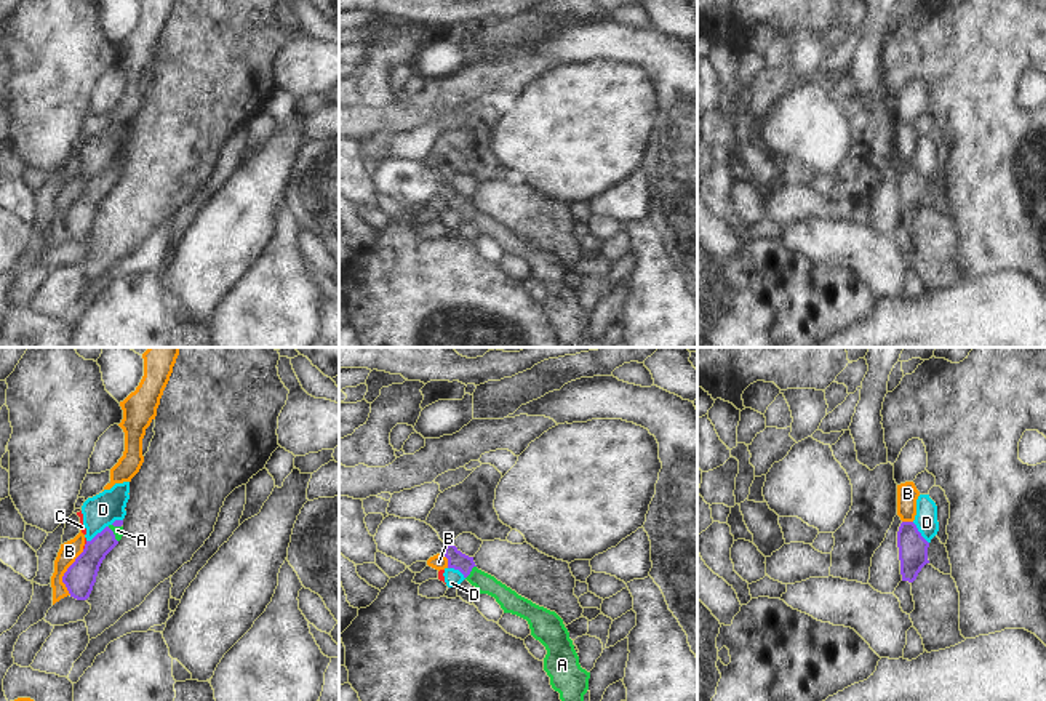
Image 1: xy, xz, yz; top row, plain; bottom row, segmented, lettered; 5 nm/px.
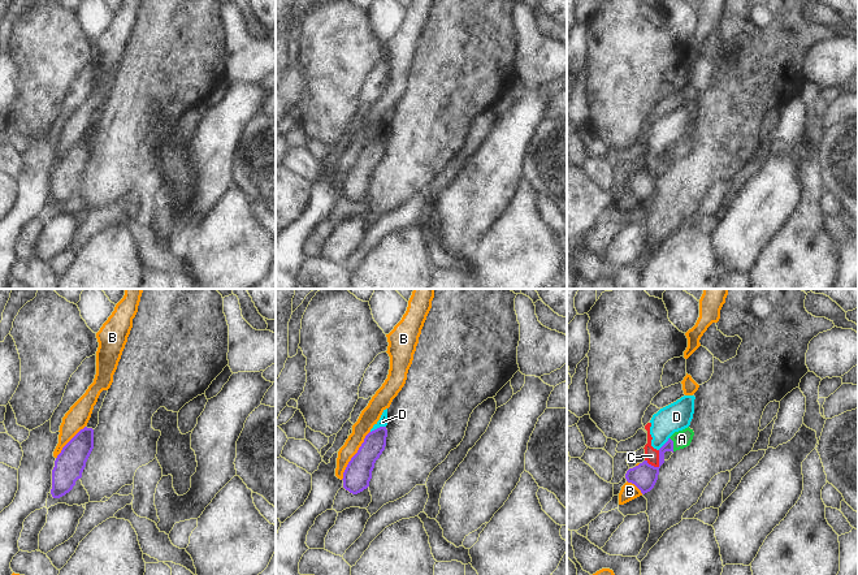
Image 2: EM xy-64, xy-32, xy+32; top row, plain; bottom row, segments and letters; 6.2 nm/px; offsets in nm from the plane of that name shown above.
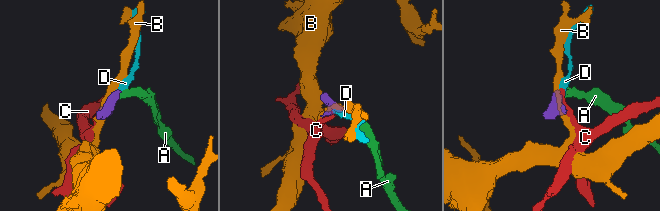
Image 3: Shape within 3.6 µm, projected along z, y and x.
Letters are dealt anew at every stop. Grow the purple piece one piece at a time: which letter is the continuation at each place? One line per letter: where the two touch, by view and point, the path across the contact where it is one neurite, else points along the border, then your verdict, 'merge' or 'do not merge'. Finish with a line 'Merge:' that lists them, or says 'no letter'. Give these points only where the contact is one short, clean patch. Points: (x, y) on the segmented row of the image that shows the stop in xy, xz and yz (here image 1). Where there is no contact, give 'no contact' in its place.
A: meets purple in xz at (471, 570); runs through xz (458, 560), (471, 570), (509, 600); merge
B: meets purple in xy at (66, 572); do not merge
C: meets purple in xy at (85, 546); border along xy (87, 541), (83, 549); do not merge
D: meets purple in xy at (98, 533); border along xy (107, 525), (87, 541); do not merge
Merge: A

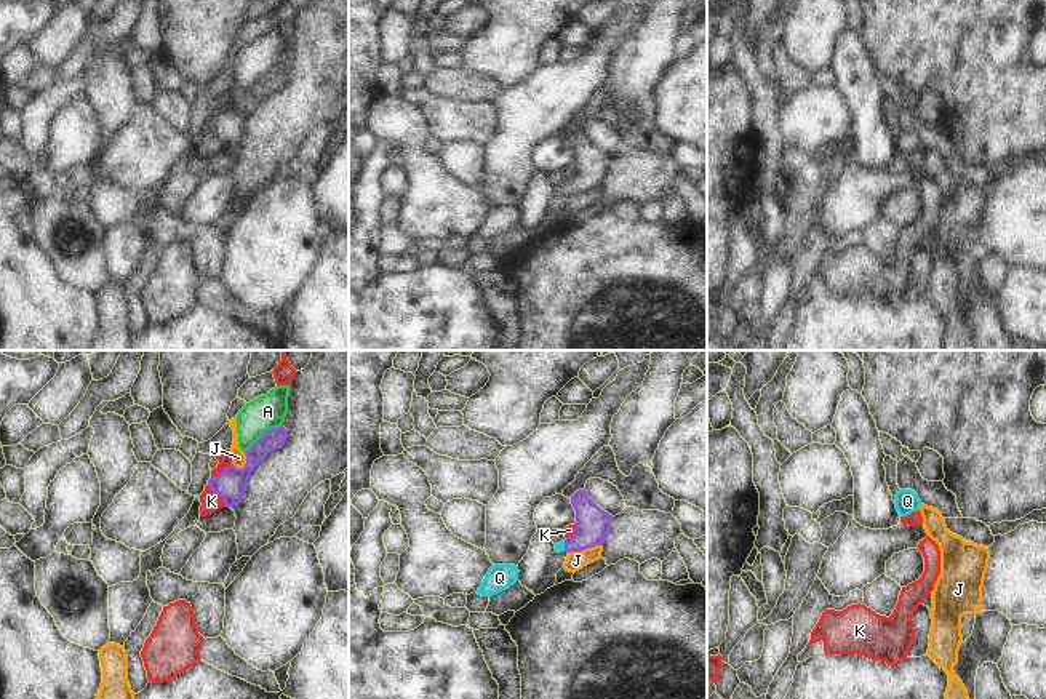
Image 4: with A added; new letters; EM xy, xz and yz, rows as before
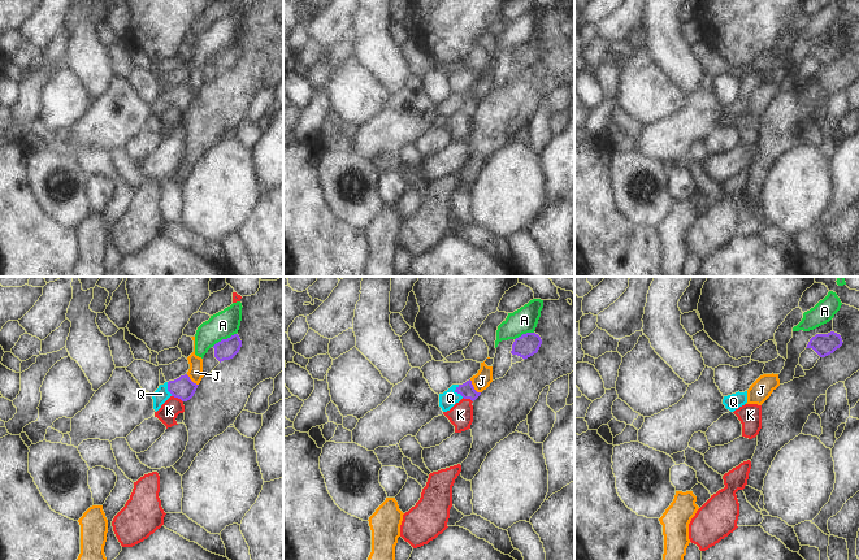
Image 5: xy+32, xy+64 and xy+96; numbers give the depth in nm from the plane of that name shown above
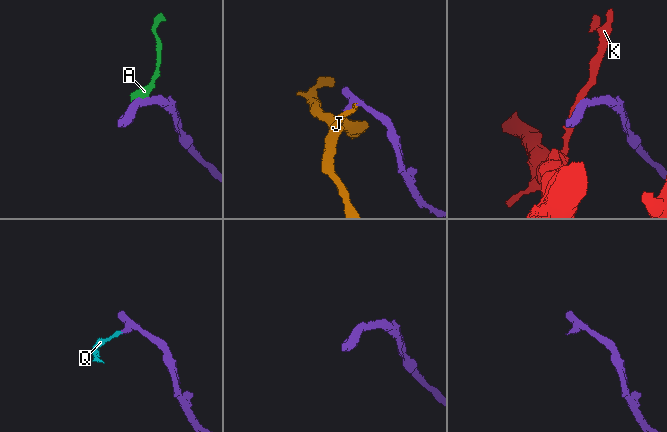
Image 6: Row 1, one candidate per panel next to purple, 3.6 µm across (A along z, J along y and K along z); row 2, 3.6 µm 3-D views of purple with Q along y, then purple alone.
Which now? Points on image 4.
A: meets purple in xy at (263, 434); border along xy (282, 424), (267, 429), (245, 453); do not merge
J: meets purple in xz at (586, 547); border along xz (602, 544), (570, 552); do not merge
K: meets purple in xy at (218, 493); do not merge
Q: meets purple in xz at (565, 546); runs through xz (592, 523), (565, 546), (560, 547); merge
Merge: Q

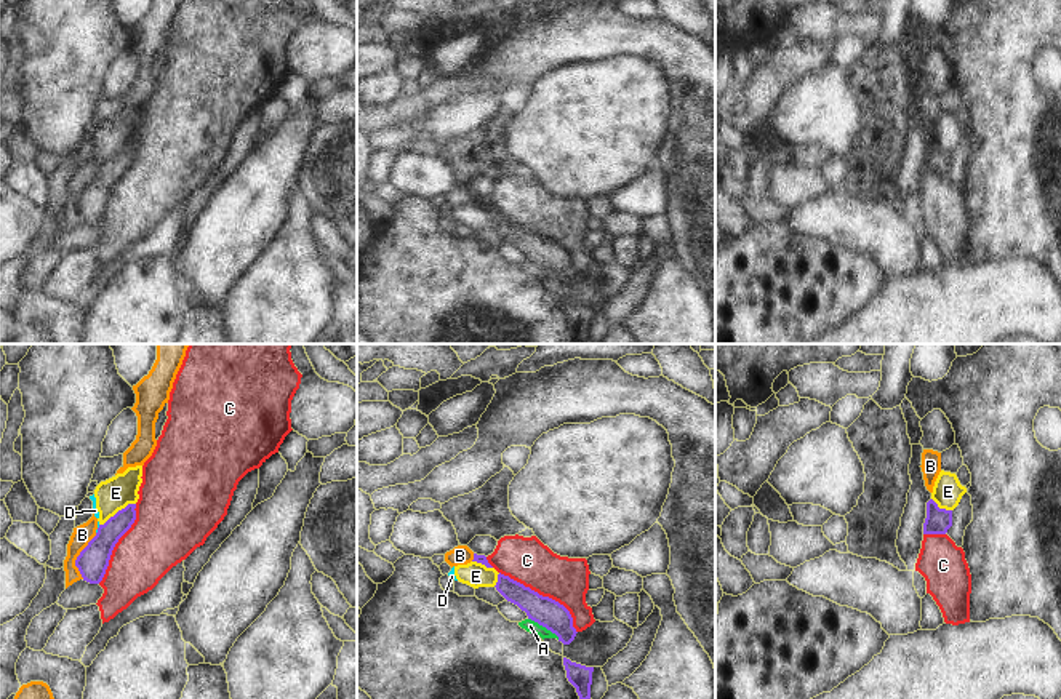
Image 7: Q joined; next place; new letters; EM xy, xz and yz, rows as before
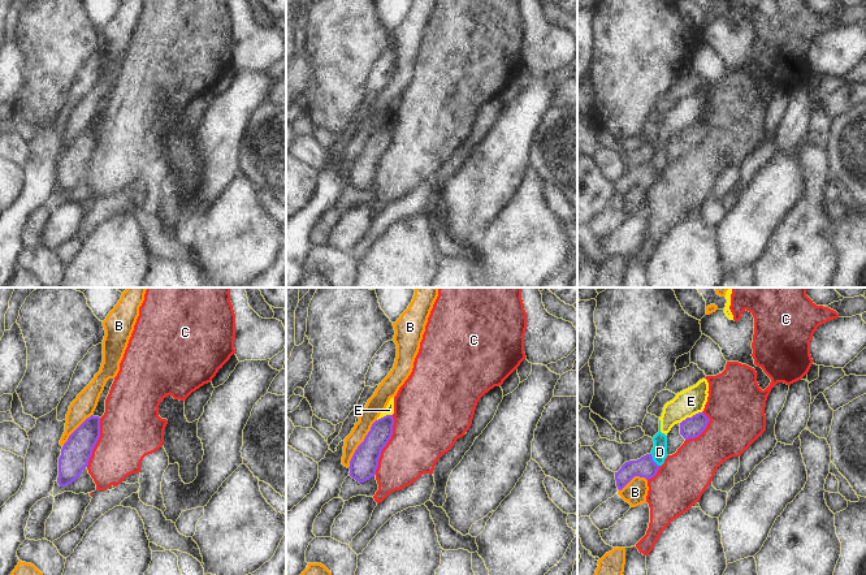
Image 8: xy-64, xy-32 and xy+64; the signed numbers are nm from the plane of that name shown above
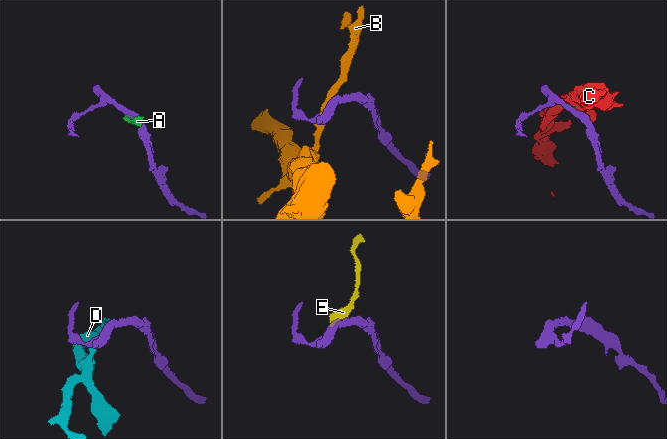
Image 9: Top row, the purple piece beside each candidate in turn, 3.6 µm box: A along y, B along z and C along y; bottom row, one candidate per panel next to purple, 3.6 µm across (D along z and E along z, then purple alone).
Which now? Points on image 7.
A: meets purple in xz at (544, 626); border along xz (528, 618), (549, 629), (559, 639); do not merge
B: meets purple in xy at (79, 555); do not merge
C: meets purple in xz at (544, 597); do not merge
D: meets purple in xy at (98, 530); border along xy (100, 525), (96, 533); do not merge
E: meets purple in xy at (119, 511); border along xy (135, 503), (119, 509), (100, 525); do not merge
Merge: no letter

